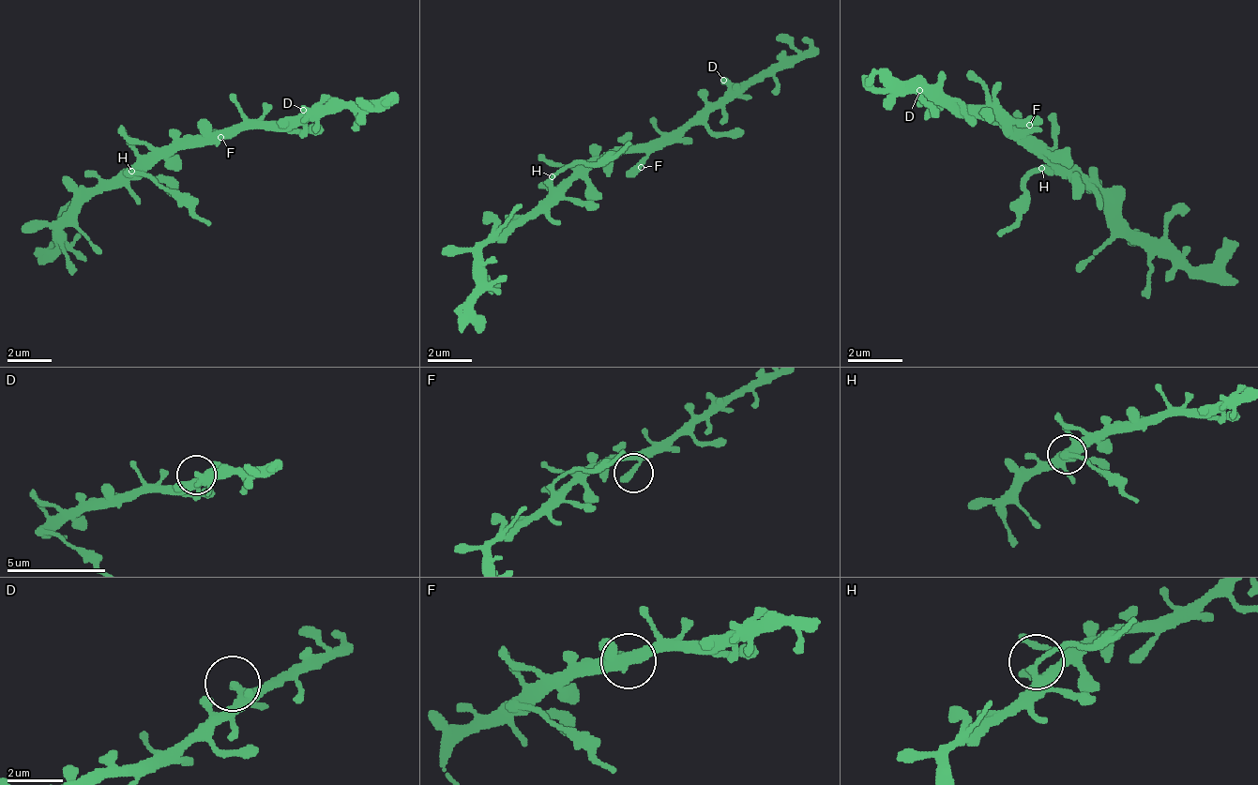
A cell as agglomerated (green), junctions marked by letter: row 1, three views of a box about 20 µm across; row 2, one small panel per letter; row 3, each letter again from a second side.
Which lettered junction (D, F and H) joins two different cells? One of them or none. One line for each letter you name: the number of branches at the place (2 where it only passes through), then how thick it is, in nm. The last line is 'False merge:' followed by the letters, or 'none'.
H: Branches: 4. Thickness 240 nm
False merge: H

